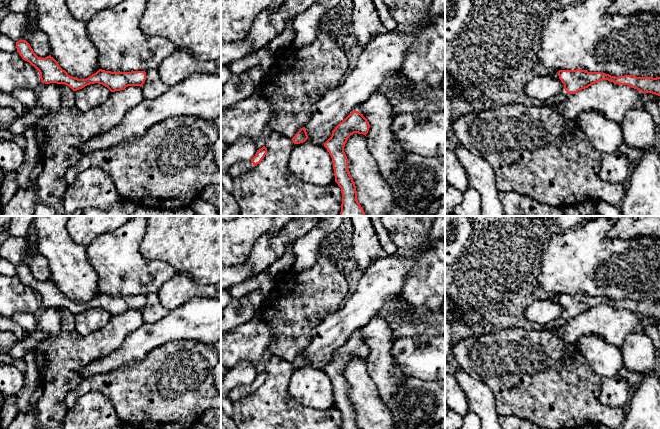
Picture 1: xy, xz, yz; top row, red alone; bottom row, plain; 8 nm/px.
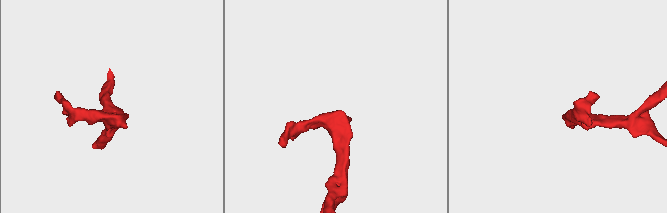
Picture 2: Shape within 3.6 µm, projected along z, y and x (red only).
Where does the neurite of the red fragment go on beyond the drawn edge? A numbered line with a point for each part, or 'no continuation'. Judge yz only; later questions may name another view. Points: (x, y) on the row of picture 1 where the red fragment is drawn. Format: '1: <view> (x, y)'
1: yz (562, 96)

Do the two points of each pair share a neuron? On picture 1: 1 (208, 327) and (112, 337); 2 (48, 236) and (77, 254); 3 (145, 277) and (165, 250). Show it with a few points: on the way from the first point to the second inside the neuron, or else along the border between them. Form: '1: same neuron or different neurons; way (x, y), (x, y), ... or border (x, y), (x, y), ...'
1: different neurons; border (143, 322), (126, 337), (116, 350), (111, 352)
2: same neuron; way (55, 243), (66, 254), (70, 254)
3: different neurons; border (139, 246), (144, 257), (161, 259), (177, 273)

